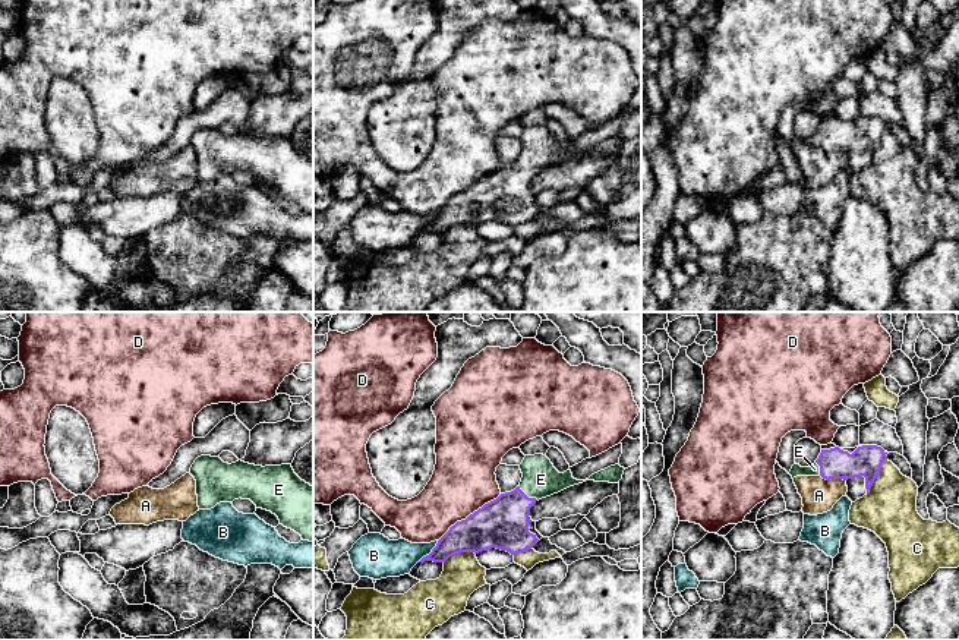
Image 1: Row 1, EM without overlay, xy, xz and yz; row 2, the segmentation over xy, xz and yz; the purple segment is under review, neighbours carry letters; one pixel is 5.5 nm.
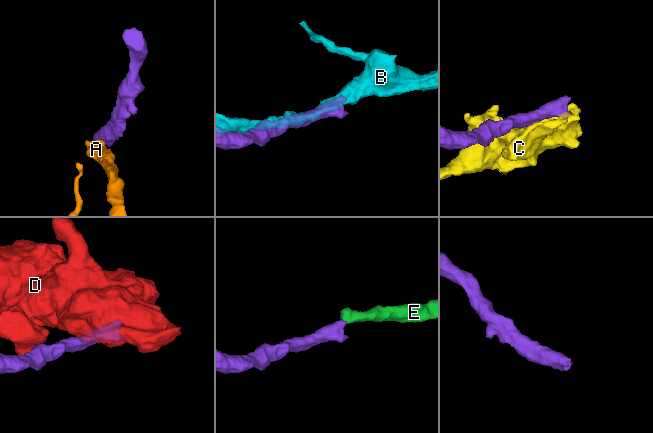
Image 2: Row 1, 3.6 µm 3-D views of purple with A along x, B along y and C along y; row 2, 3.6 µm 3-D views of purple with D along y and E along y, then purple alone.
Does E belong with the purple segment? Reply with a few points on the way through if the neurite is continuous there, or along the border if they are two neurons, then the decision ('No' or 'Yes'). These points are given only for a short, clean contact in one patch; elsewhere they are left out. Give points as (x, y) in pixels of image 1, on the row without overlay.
Path across: xz (502, 195), (527, 169), (540, 151). Yes

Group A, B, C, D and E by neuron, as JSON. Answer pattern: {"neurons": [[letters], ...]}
{"neurons": [["A"], ["B"], ["C"], ["D"], ["E"]]}

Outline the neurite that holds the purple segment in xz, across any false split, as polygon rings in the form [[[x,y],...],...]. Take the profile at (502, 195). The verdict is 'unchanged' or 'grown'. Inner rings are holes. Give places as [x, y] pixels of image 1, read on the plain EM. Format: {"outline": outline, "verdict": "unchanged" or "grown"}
{"outline": [[[543,126],[526,127],[520,142],[523,149],[514,163],[501,165],[451,198],[432,224],[419,234],[445,234],[455,226],[479,226],[492,220],[511,227],[523,226],[543,209],[536,202],[530,180],[542,170],[586,154],[574,151],[570,141],[559,145]]], "verdict": "grown"}

